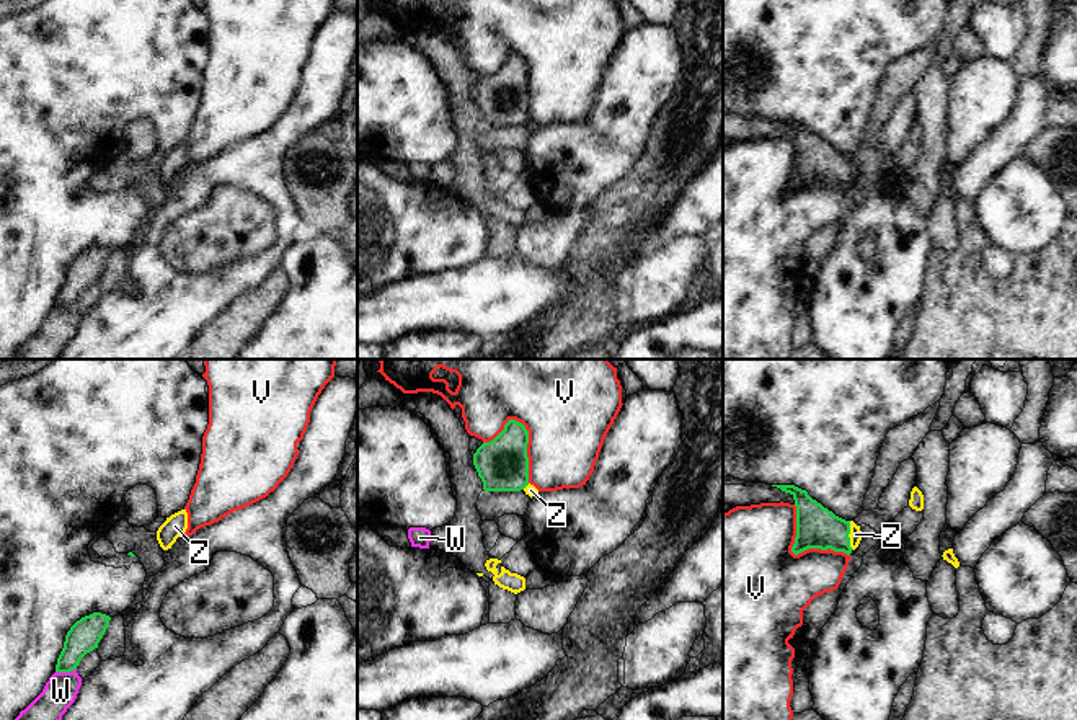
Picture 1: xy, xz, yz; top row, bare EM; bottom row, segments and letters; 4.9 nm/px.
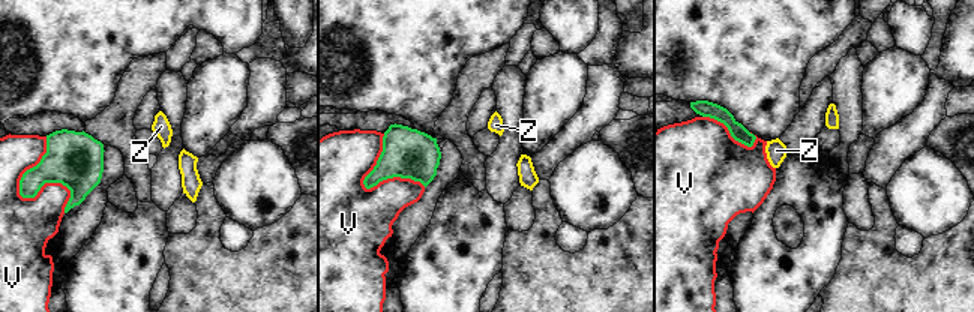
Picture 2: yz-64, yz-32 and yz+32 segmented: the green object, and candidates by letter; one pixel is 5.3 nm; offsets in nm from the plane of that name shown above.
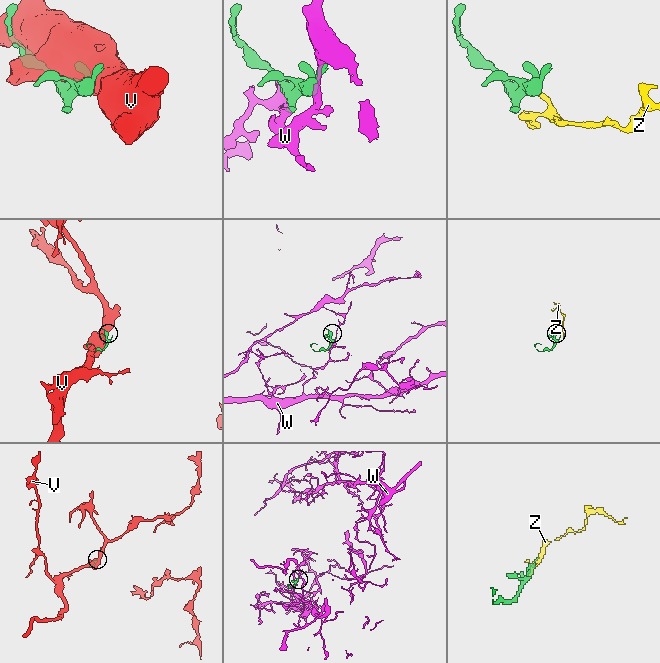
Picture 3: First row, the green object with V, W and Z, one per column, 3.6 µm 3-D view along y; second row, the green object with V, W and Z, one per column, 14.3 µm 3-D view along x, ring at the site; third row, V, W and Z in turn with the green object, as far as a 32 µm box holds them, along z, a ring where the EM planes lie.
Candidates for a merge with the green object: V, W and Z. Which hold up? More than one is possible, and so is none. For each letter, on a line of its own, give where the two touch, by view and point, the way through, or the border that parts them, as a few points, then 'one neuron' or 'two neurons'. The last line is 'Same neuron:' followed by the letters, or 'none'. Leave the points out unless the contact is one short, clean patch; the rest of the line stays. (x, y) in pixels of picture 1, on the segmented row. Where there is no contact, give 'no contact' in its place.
V: meets green in yz at (798, 552); two neurons
W: meets green in xy at (66, 671); two neurons
Z: meets green in yz at (847, 536); border along yz (849, 521), (849, 544), (854, 549); two neurons
Same neuron: none

